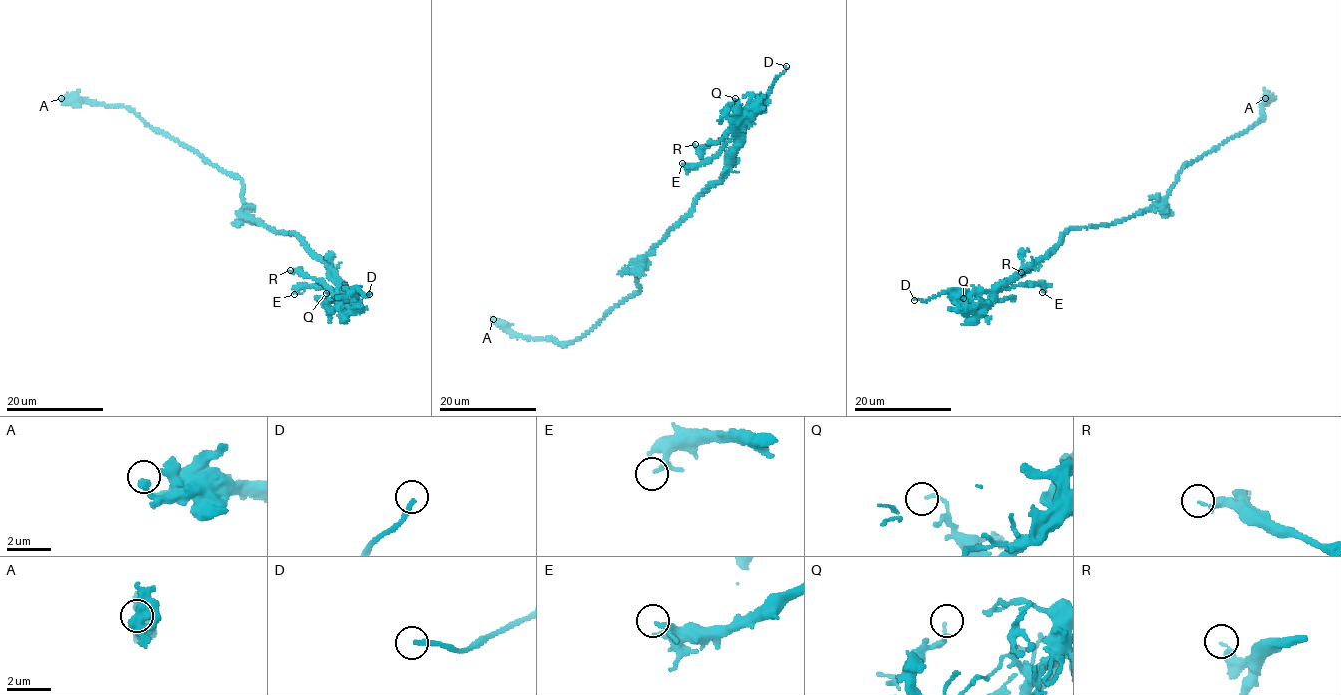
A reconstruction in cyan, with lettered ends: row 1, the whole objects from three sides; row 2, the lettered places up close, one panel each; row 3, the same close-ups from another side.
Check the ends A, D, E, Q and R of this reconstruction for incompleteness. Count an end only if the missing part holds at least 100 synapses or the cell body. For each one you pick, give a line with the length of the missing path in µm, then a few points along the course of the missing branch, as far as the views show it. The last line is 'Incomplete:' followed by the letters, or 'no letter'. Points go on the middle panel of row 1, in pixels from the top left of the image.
D: 45 µm
Incomplete: D

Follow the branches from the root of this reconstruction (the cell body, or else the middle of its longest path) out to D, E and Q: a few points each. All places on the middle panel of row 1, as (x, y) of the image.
D: (642, 263), (669, 230), (686, 217), (698, 196), (719, 183), (737, 134), (786, 66)
E: (642, 263), (686, 217), (698, 196), (719, 183), (734, 139), (699, 164), (682, 163)
Q: (642, 263), (669, 230), (686, 217), (698, 196), (719, 183), (735, 142), (736, 135), (728, 113), (735, 98)

